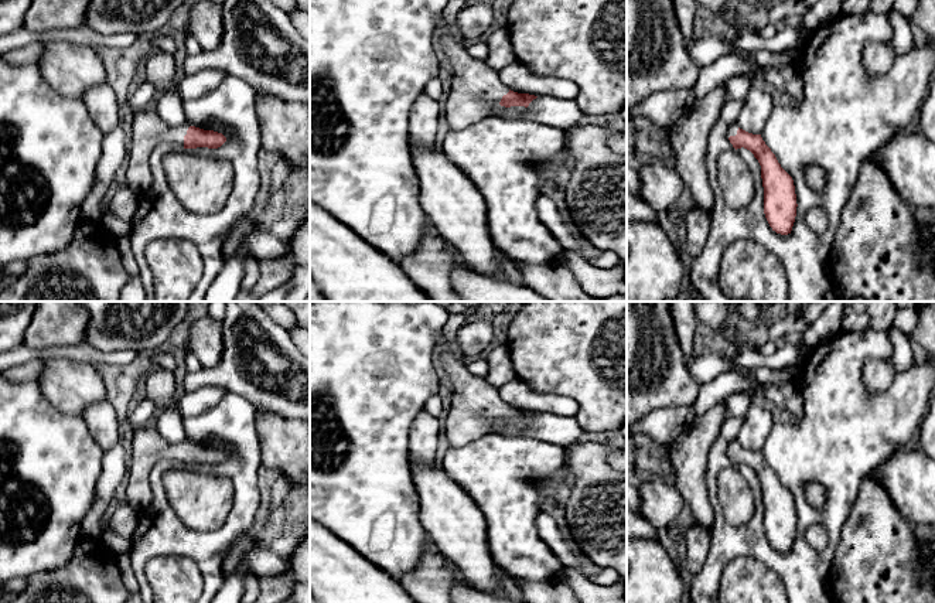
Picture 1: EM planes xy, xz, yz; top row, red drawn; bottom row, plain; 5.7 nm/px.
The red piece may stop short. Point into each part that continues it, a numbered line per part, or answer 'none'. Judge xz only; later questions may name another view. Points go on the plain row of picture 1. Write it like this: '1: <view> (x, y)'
1: xz (475, 406)

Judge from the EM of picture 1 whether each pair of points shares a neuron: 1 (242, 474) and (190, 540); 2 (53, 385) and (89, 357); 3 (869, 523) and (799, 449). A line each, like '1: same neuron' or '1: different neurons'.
1: same neuron
2: different neurons
3: different neurons

